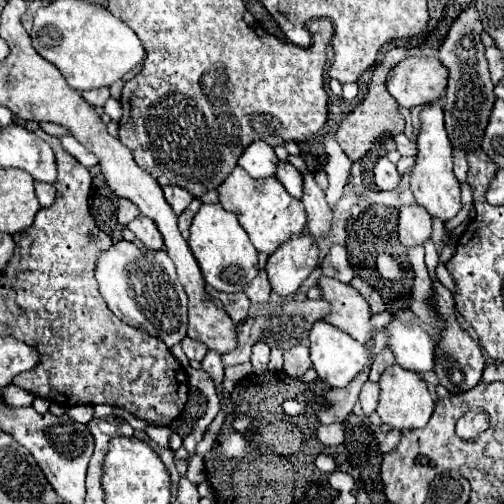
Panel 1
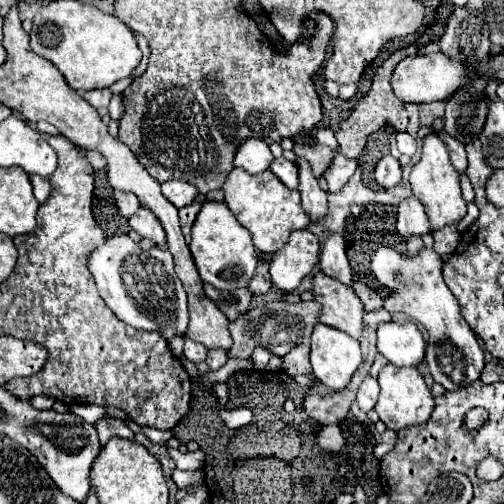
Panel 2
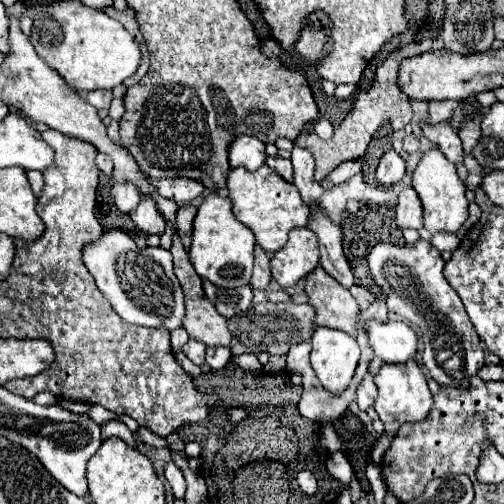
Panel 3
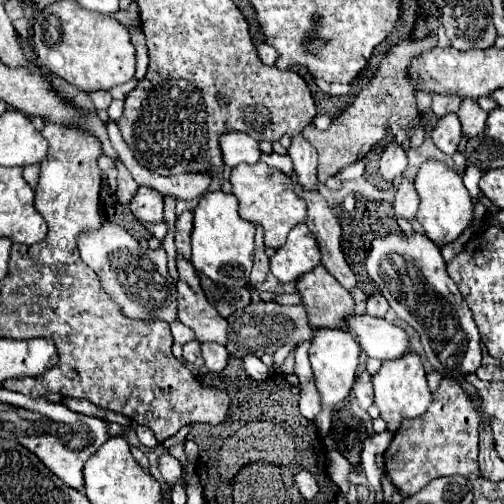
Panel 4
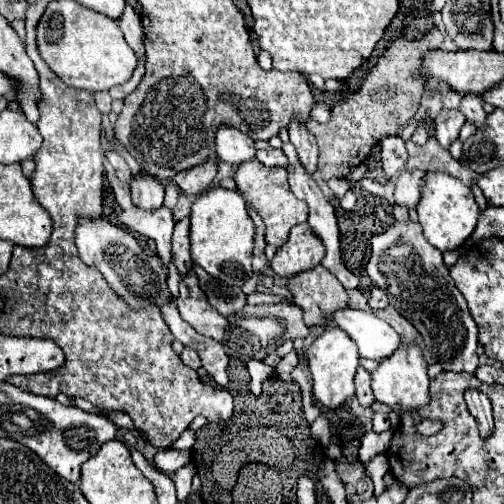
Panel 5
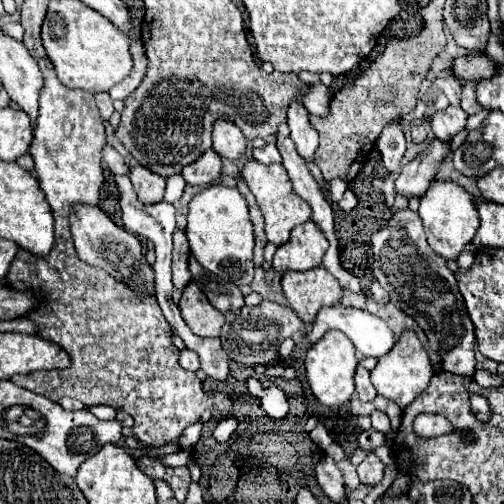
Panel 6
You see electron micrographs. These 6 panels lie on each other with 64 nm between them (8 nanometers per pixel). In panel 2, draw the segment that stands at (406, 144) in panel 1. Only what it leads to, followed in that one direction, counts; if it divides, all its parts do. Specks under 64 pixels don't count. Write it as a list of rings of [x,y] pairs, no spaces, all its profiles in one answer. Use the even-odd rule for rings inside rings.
[[[400,132],[396,136],[397,146],[401,154],[413,156],[417,150],[417,143],[407,132]]]

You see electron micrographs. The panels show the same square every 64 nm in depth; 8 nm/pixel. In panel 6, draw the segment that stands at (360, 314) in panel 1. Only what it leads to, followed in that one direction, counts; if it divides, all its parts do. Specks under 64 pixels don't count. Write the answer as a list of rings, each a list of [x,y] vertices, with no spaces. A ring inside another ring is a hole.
[[[324,266],[308,272],[286,272],[282,276],[282,290],[298,316],[312,324],[320,308],[336,306],[342,300],[342,286]]]

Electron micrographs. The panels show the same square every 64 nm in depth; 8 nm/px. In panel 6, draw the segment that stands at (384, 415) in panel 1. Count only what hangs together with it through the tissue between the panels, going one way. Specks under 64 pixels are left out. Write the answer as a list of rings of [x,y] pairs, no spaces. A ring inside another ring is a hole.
[[[404,332],[398,338],[396,348],[392,348],[392,352],[388,352],[388,356],[378,358],[378,364],[370,374],[372,374],[370,380],[372,380],[378,396],[384,396],[384,398],[396,402],[400,406],[400,410],[404,410],[412,400],[416,400],[426,390],[426,386],[432,378],[432,364],[428,360],[428,354],[422,348],[420,340],[416,338],[416,334]]]

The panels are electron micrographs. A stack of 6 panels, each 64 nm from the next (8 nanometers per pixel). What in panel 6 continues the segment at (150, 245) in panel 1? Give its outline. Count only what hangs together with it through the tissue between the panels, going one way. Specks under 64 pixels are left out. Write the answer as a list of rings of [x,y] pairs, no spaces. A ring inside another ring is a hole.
[[[136,164],[130,170],[130,182],[134,186],[134,192],[142,204],[158,204],[162,202],[164,184],[166,178],[156,176],[154,172],[148,172],[148,168]]]

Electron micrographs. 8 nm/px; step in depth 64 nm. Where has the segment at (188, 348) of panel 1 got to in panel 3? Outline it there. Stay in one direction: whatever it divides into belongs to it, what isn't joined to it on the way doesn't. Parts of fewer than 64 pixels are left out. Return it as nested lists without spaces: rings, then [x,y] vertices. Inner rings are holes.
[[[188,340],[186,344],[184,344],[184,354],[194,362],[194,364],[198,364],[198,366],[202,366],[204,364],[204,354],[206,354],[206,346],[204,344],[200,344],[198,340]]]

